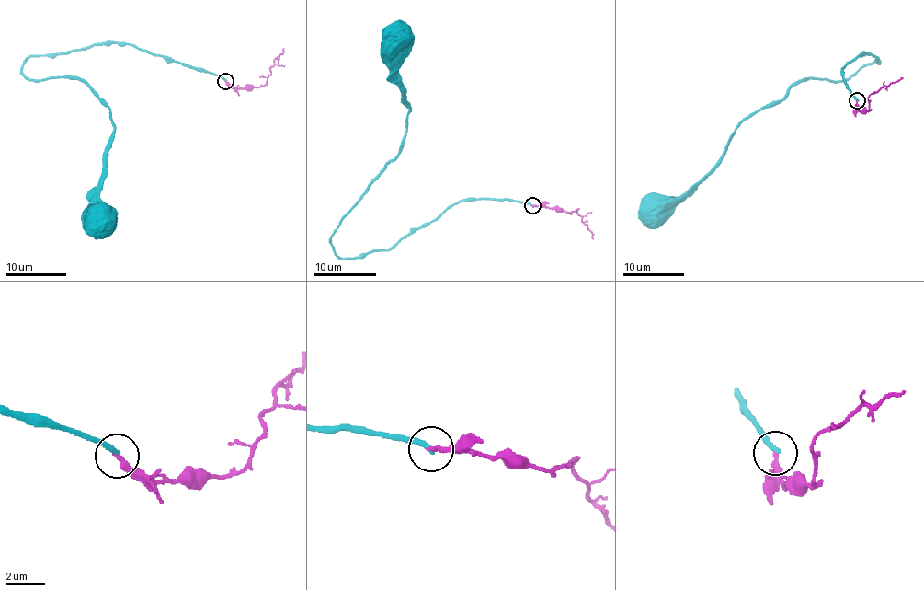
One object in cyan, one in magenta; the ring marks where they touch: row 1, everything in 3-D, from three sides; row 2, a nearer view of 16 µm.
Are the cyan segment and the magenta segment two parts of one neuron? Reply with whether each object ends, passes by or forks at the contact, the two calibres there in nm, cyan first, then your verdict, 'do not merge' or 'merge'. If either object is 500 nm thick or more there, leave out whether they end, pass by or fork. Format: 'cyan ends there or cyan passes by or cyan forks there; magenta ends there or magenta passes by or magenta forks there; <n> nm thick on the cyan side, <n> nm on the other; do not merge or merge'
cyan ends there; magenta ends there; 280 nm thick on the cyan side, 240 nm on the other; do not merge

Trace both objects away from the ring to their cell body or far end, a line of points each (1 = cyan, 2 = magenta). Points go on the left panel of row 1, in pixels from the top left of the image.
1: (224, 80), (131, 45), (100, 42), (31, 55), (25, 63), (29, 78), (78, 77), (109, 108), (102, 215)
2: (224, 80), (238, 87), (262, 86), (284, 49)

